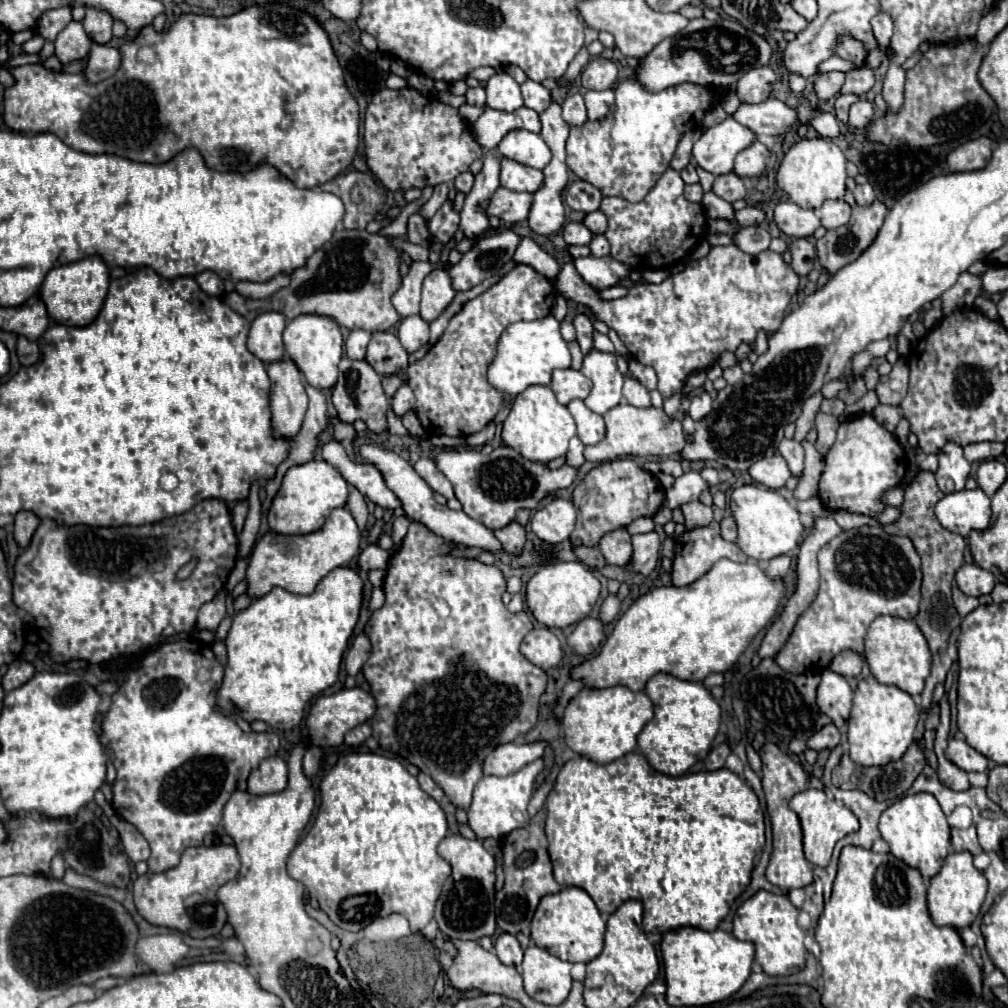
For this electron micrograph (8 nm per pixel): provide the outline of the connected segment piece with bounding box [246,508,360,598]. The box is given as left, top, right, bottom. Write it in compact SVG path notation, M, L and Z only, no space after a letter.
M336 508L324 522L324 526L310 534L264 534L250 556L246 582L246 594L252 598L266 596L272 588L280 586L292 594L312 594L316 584L338 566L346 566L360 550L360 530L348 508Z

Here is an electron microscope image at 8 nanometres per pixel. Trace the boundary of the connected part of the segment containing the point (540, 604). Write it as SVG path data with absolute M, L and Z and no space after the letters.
M582 562L544 564L526 584L526 604L534 618L548 628L566 628L590 614L600 596L600 580L593 569Z

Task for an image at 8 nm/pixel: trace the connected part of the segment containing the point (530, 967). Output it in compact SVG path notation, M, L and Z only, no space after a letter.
M528 946L522 962L524 990L530 998L556 1006L562 1004L572 988L572 964L560 960L544 948Z

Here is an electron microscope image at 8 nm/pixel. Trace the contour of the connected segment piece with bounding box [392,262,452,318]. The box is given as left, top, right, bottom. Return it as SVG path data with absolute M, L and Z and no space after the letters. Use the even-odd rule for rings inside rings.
M414 262L410 266L408 276L402 278L402 286L400 290L392 296L392 304L396 308L396 312L406 318L412 314L418 314L420 310L420 288L422 288L422 280L435 269L443 269L445 266L452 267L450 262L443 264L438 262L432 265L430 262Z

